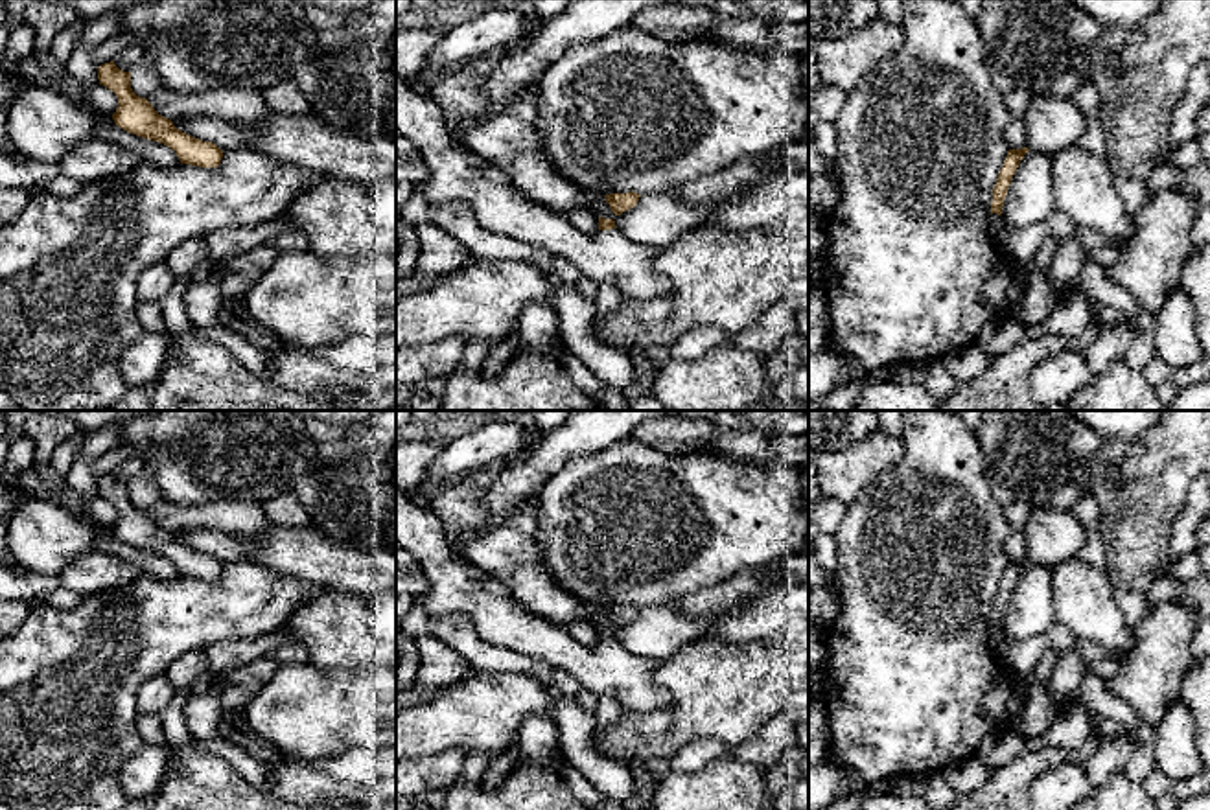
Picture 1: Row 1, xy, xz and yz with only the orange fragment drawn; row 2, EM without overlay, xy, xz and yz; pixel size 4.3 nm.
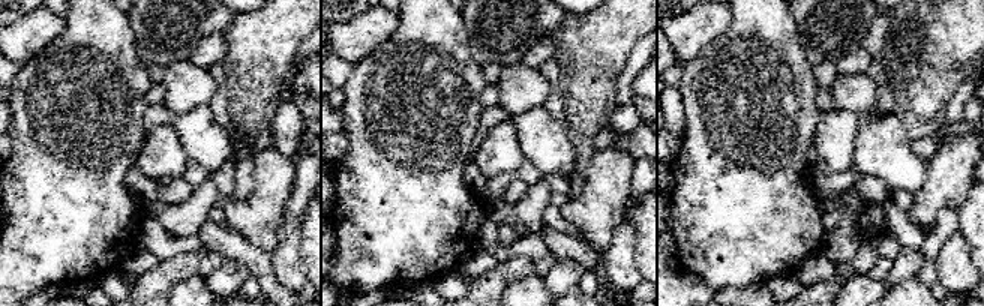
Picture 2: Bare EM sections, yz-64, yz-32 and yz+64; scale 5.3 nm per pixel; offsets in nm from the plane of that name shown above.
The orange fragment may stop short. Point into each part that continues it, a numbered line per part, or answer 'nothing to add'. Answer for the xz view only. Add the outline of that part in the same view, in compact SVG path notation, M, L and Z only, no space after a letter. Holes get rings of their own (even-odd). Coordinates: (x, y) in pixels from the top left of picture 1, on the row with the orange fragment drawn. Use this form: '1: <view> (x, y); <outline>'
1: xz (455, 173); M398 74L396 131L418 147L429 166L429 177L420 186L429 204L468 201L481 228L567 260L597 285L617 287L624 300L657 300L672 291L670 282L656 271L657 249L639 247L617 228L586 234L567 215L530 202L494 164L455 145L444 110Z

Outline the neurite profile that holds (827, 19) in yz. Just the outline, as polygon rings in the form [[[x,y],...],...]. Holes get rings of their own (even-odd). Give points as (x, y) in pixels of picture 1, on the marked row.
[[[809,0],[809,39],[838,39],[878,17],[878,0]]]

